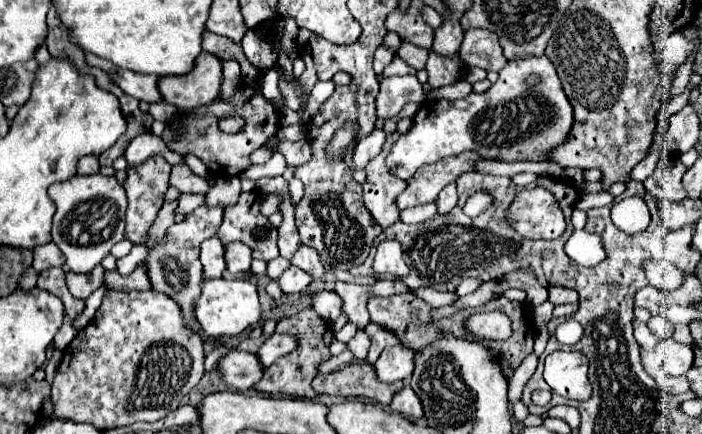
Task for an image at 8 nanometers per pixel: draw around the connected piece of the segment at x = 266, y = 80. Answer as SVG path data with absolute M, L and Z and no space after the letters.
M272 67L272 69L268 69L268 71L262 73L262 77L260 77L260 89L262 89L262 93L264 93L264 97L268 101L276 103L280 109L284 107L282 93L278 91L278 71L276 71L276 67Z

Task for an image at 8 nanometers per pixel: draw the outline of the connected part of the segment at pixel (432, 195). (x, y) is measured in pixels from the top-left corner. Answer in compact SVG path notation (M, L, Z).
M468 151L466 155L454 155L450 159L442 159L438 163L418 169L416 175L408 181L408 187L402 191L402 195L398 195L398 209L402 211L408 207L418 207L436 201L438 193L446 185L454 183L458 175L474 171L478 161L482 161L482 157L474 155L474 151Z

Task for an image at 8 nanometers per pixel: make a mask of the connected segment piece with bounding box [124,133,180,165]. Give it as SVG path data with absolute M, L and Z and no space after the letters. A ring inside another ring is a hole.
M142 133L138 135L134 141L130 141L124 157L128 159L128 165L140 165L142 161L146 161L150 155L160 154L170 163L172 155L180 155L170 151L164 141L160 137L156 137L154 133ZM170 155L170 159L168 159Z

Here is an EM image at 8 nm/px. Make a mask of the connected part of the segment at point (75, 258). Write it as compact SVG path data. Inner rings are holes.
M102 173L96 175L76 175L68 181L56 183L48 189L50 199L56 203L54 223L52 223L52 241L66 257L66 265L74 273L92 271L110 249L124 239L124 211L126 211L126 191L116 181L116 177L106 177ZM74 223L82 225L78 235L70 233ZM110 231L110 239L104 239L104 233Z

